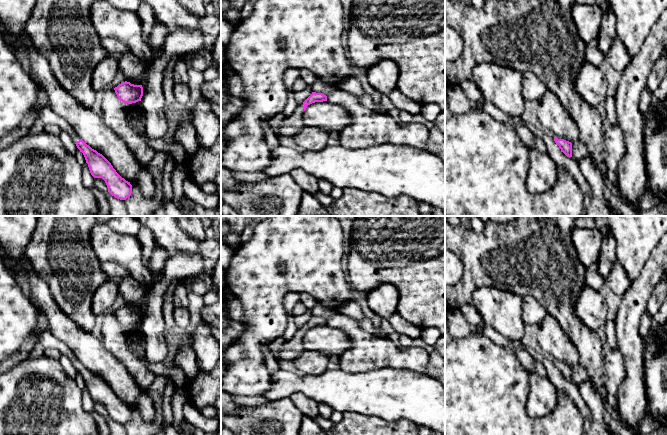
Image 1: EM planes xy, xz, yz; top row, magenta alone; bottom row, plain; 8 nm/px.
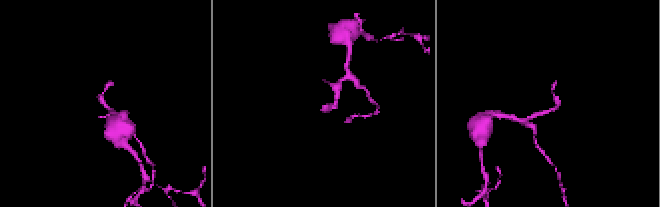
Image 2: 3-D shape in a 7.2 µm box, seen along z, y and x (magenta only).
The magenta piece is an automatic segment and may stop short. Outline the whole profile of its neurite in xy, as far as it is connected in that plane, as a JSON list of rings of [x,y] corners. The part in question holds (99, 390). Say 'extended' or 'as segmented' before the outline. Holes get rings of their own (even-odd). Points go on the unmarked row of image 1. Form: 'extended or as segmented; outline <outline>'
extended; outline [[[71,360],[80,376],[83,377],[91,399],[94,402],[102,402],[108,412],[108,416],[117,423],[126,424],[131,420],[132,409],[122,402],[111,387],[96,374],[87,369],[79,360]]]

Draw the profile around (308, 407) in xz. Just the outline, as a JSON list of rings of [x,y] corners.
[[[293,394],[289,397],[299,411],[309,418],[316,418],[319,415],[318,403],[303,394]]]

